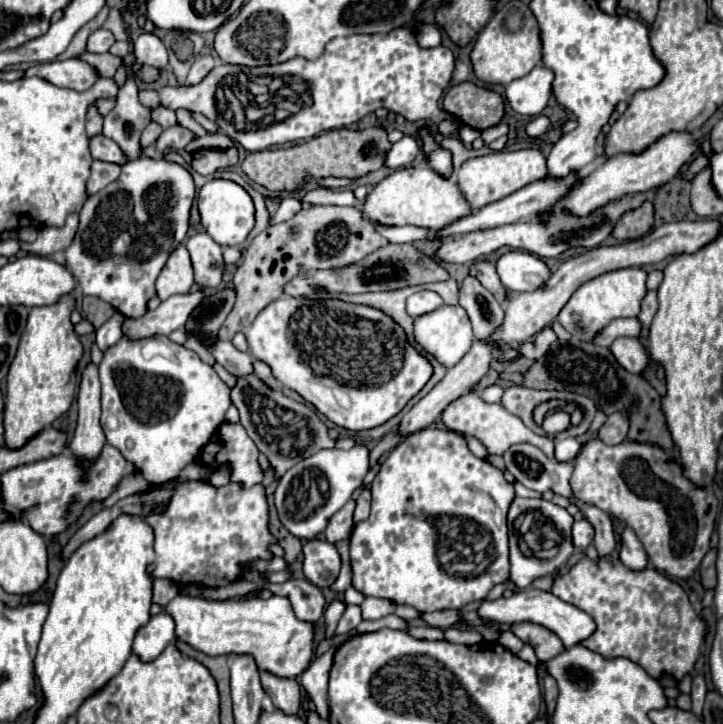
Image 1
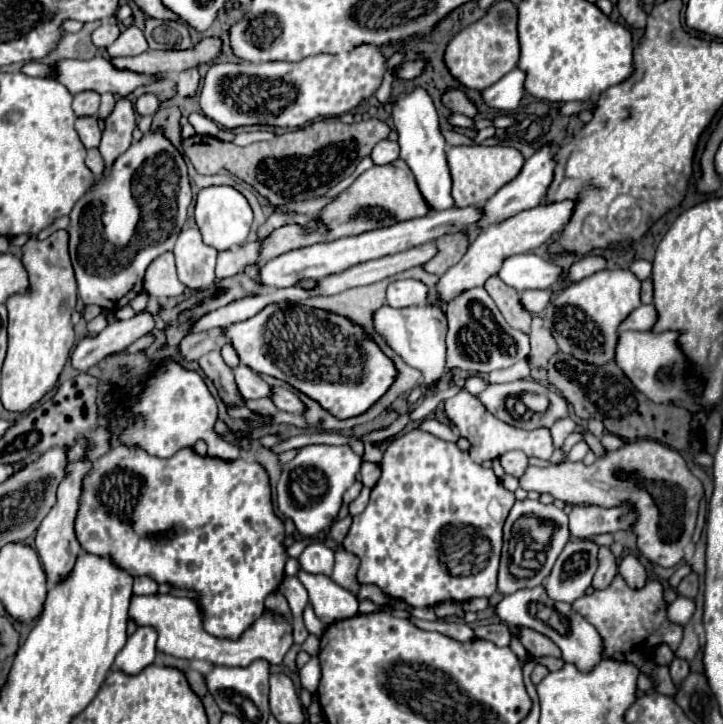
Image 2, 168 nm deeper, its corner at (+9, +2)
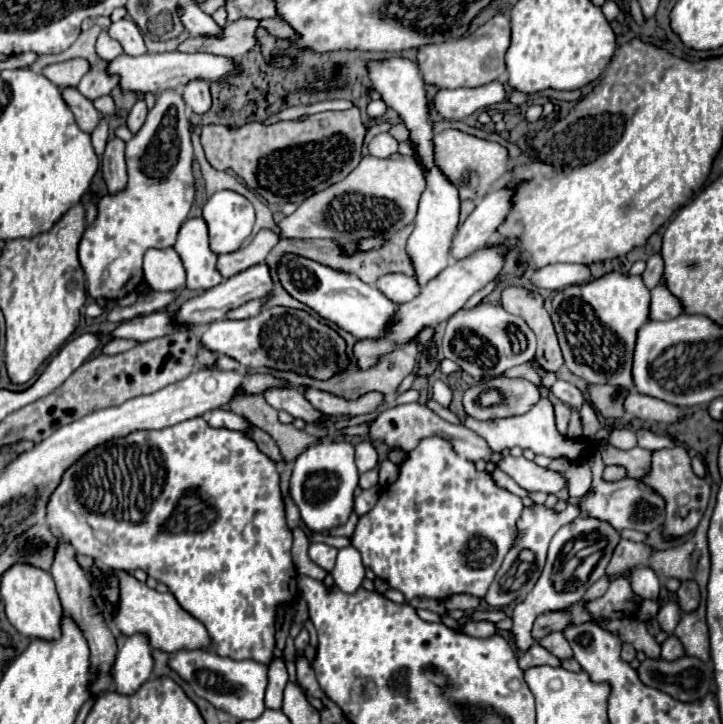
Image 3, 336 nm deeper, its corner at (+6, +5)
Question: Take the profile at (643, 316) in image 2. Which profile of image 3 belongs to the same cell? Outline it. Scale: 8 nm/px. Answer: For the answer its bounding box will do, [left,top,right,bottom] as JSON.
[650,286,684,320]

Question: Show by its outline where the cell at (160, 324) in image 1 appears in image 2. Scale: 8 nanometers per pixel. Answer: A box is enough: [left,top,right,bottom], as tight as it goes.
[71,311,155,371]

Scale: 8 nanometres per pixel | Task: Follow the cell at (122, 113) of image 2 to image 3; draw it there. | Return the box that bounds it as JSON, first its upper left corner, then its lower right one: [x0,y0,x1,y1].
[102,138,128,194]

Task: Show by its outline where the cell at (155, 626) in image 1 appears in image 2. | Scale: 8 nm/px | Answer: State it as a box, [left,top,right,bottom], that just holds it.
[115,627,157,675]

